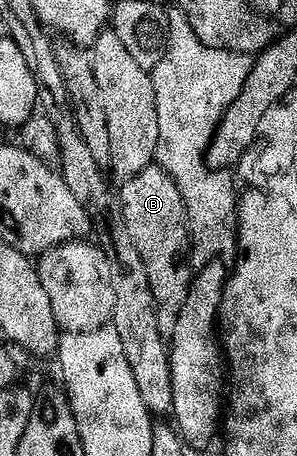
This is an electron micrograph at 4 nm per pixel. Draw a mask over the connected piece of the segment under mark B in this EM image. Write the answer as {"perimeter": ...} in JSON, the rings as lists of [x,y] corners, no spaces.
{"perimeter":[[[160,166],[144,168],[120,186],[123,222],[127,222],[127,234],[131,234],[131,239],[139,246],[139,254],[143,254],[143,266],[147,266],[151,294],[155,294],[157,303],[159,334],[169,342],[175,334],[175,322],[179,322],[181,307],[187,302],[189,285],[195,275],[191,267],[191,237],[183,194],[179,194],[179,186],[171,174]]]}

